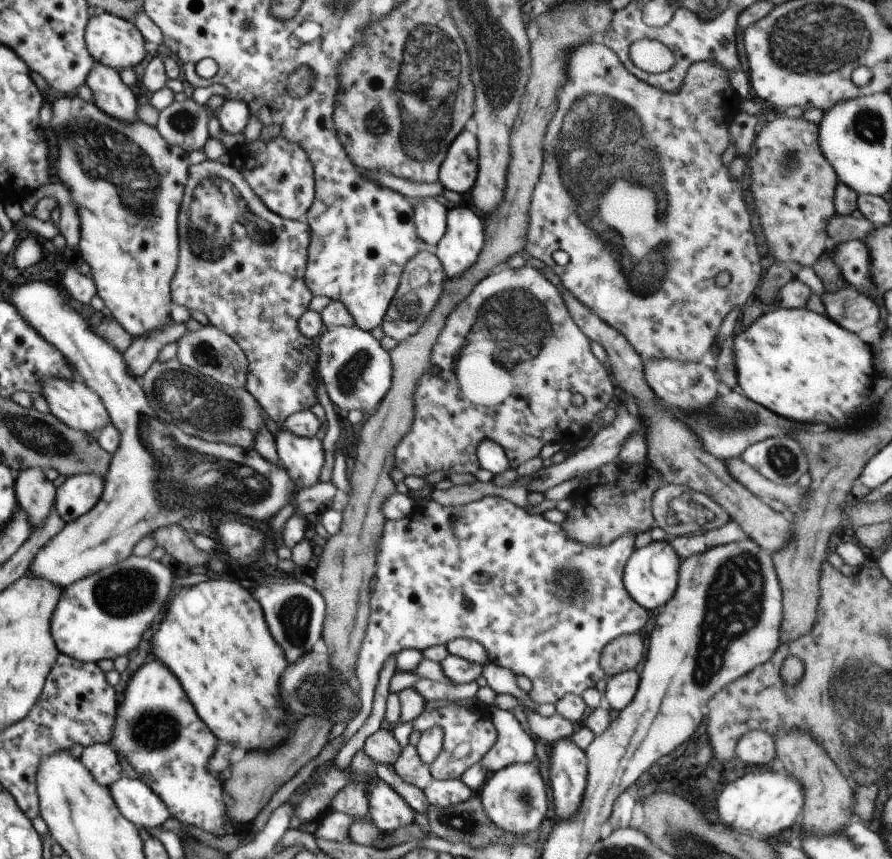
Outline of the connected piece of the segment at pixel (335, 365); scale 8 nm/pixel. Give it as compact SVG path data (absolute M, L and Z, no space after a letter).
M337 326L324 330L316 339L317 375L322 378L331 402L340 410L366 414L376 410L390 390L393 377L392 359L372 333L354 327Z

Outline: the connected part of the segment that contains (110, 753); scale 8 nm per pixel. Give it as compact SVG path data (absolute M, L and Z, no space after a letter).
M110 744L85 746L79 759L83 761L88 772L92 773L98 783L104 785L104 788L110 789L110 786L123 775L118 756Z

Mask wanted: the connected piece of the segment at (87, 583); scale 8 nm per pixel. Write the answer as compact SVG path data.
M133 554L122 562L100 569L78 582L70 584L63 589L63 596L51 620L51 632L59 652L85 663L97 663L102 658L106 658L106 660L110 658L114 661L114 658L128 654L132 648L136 648L140 644L144 630L160 614L162 606L168 600L170 584L172 584L172 572L166 566L162 566L160 561L152 559L150 555L135 556Z

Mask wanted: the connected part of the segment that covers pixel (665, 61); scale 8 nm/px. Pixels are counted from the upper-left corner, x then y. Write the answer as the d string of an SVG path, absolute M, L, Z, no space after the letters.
M640 39L631 44L630 58L647 72L668 71L674 66L674 53L659 40Z

